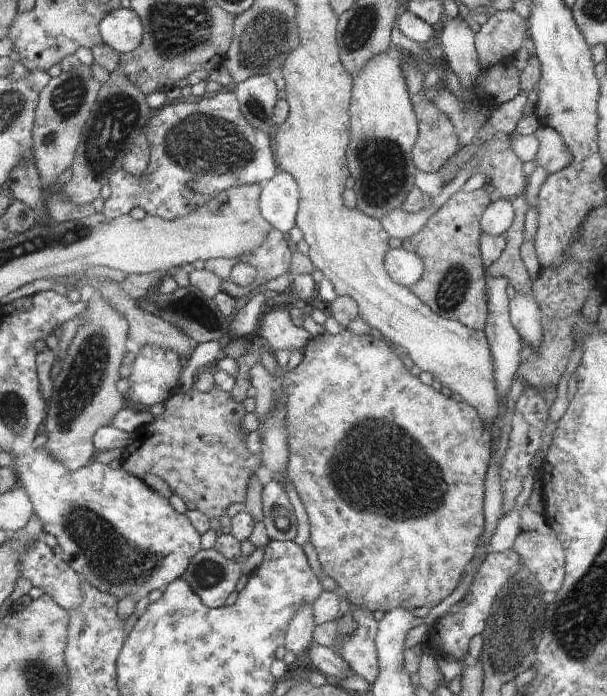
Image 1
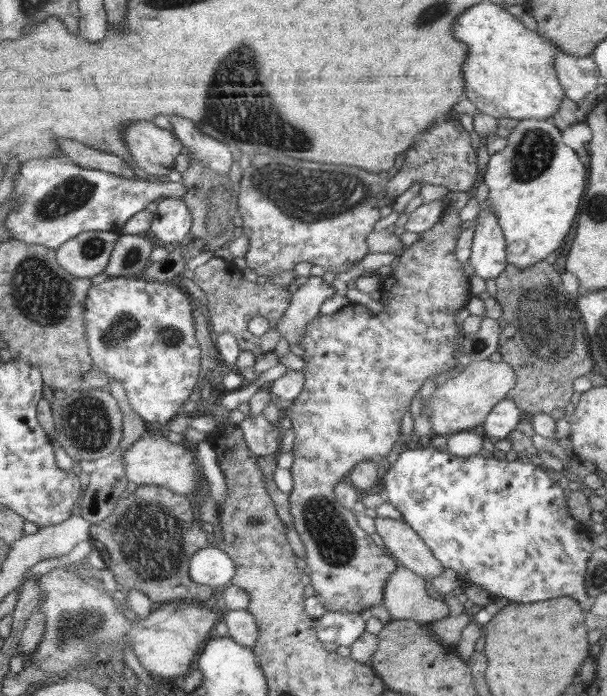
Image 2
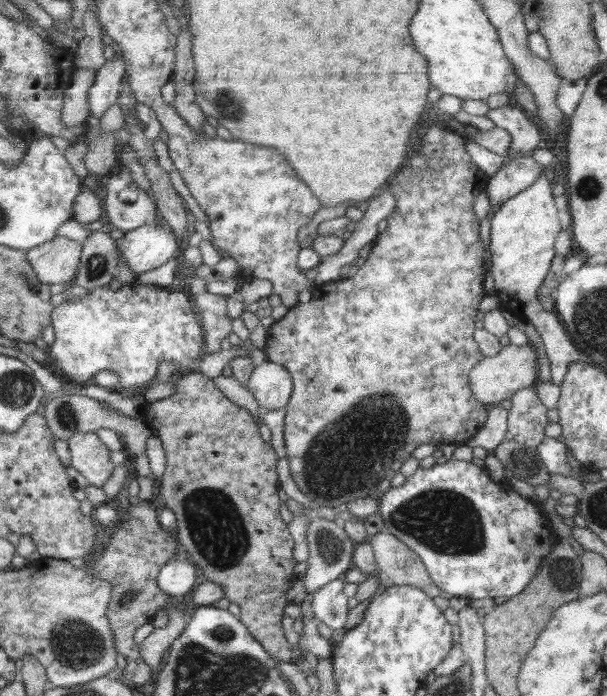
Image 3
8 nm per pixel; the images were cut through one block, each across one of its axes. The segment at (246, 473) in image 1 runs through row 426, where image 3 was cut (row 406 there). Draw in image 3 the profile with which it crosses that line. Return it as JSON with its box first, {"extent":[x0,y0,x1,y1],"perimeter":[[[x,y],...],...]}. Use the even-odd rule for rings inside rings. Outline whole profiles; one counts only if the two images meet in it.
{"extent":[142,372,299,662],"perimeter":[[[186,372],[174,377],[173,383],[176,385],[176,392],[173,395],[158,400],[150,404],[150,408],[146,412],[142,412],[142,419],[155,433],[155,436],[161,440],[165,457],[167,460],[164,474],[161,478],[162,485],[160,489],[161,497],[163,498],[164,506],[170,508],[177,518],[177,528],[174,530],[174,536],[190,554],[190,558],[194,564],[198,566],[203,574],[204,580],[210,580],[219,584],[224,591],[225,596],[231,601],[236,602],[240,607],[238,614],[242,624],[248,629],[251,635],[267,650],[267,653],[277,660],[289,662],[292,658],[292,648],[284,635],[282,628],[282,618],[284,607],[288,604],[286,600],[286,592],[290,590],[294,581],[299,580],[294,574],[293,568],[298,564],[294,559],[293,548],[294,540],[288,531],[286,524],[279,513],[279,508],[282,503],[278,497],[280,488],[278,481],[278,473],[276,472],[276,462],[279,460],[273,446],[270,442],[265,442],[260,436],[259,426],[254,422],[250,412],[233,404],[227,396],[215,385],[215,382],[210,377],[202,373]]]}

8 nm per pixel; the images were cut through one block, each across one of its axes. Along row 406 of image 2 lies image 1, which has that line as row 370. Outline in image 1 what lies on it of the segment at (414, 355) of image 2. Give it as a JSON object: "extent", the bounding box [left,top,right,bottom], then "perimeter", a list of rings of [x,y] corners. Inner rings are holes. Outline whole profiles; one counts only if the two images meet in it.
{"extent":[280,329,492,614],"perimeter":[[[344,329],[335,336],[326,332],[311,339],[304,347],[302,363],[293,370],[285,371],[280,383],[286,394],[286,432],[290,450],[286,473],[305,508],[309,520],[308,542],[317,552],[324,574],[344,590],[344,598],[350,605],[372,613],[380,611],[386,614],[394,608],[406,608],[408,611],[421,607],[434,609],[462,582],[484,532],[484,484],[492,459],[491,429],[480,422],[478,412],[465,401],[456,402],[412,376],[389,343],[370,333],[358,336]]]}

